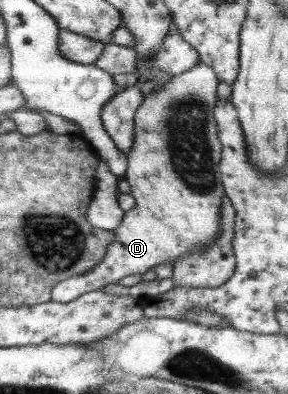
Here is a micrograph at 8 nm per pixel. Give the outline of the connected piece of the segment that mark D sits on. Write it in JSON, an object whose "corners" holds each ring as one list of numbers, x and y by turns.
{"corners":[[199,63,195,68,190,68,187,72,180,75,173,75,168,83,163,85,154,93,149,93,143,104,137,110,135,115,136,131,135,131,135,144,132,151,128,154,128,171,126,172,125,179,130,184,130,193,136,198,135,208,127,212,123,216,123,223,121,227,117,228,117,243,114,243,109,247,105,259,100,262,93,270,85,273,85,275,71,277,71,279,63,280,61,283,55,285,53,289,52,300,55,302,61,302,63,304,72,303,74,300,80,298,81,295,88,295,89,292,102,290,108,285,119,283,121,280,127,278,127,276,133,274,144,275,149,272,151,268,160,264,170,265,175,264,181,260,183,256,187,254,193,254,193,252,205,252,209,246,217,244,219,236,221,236,221,222,223,222,223,210,222,204,226,197,226,190,224,189,224,183,220,173,220,162,222,161,222,142,220,141,220,133,218,128,218,122,216,119,216,104,219,99,220,77,216,75,215,69,205,63]]}

